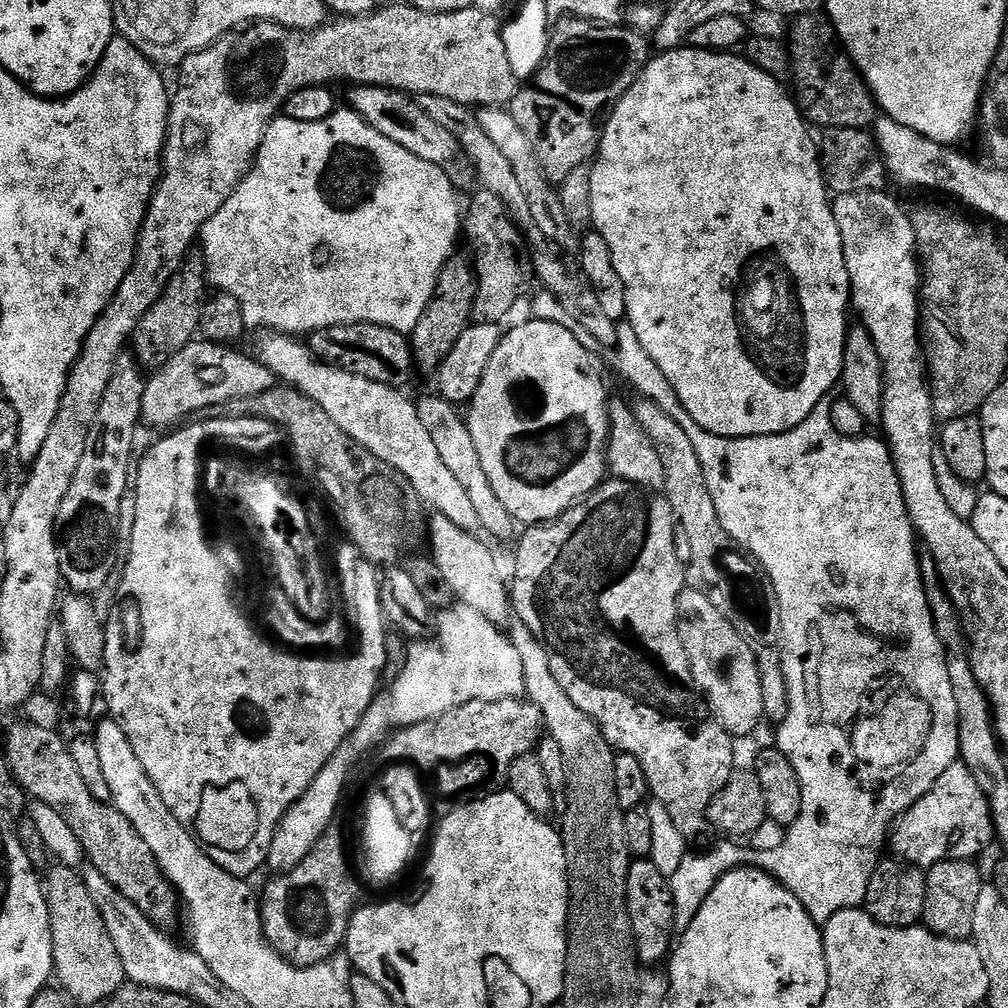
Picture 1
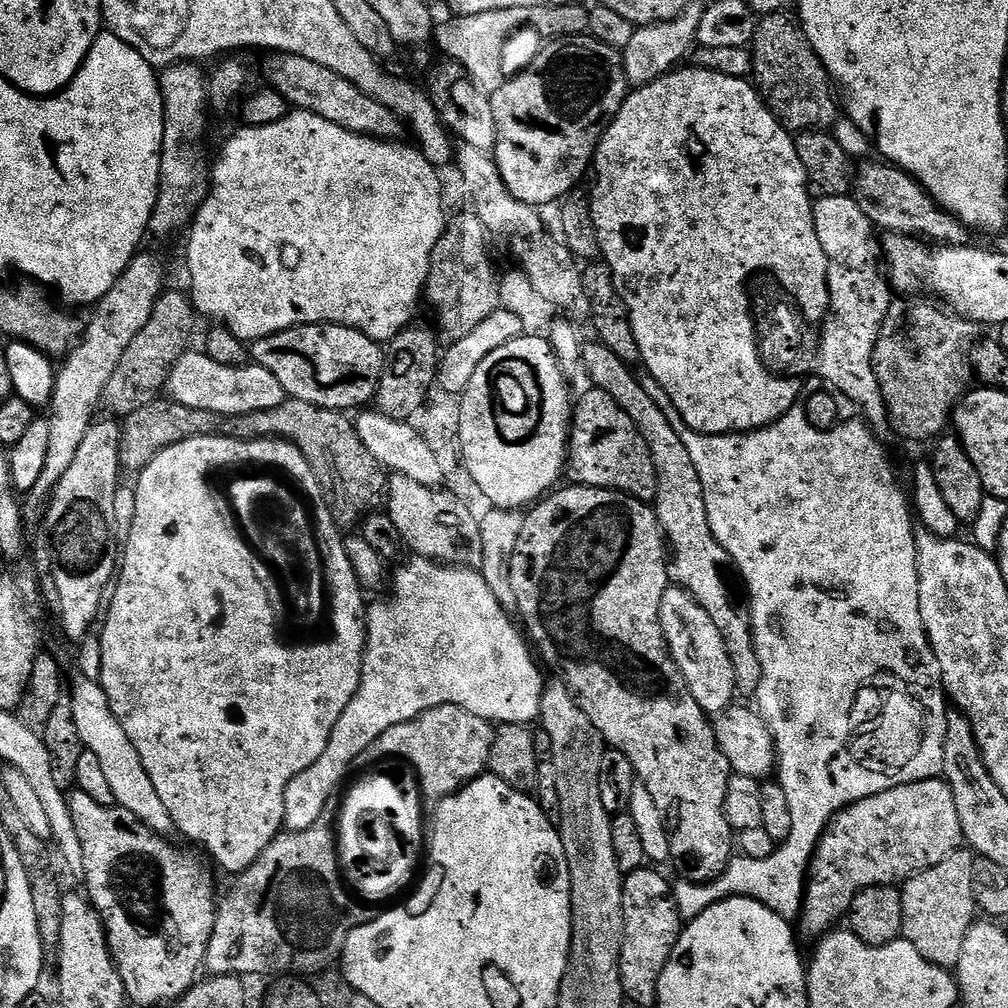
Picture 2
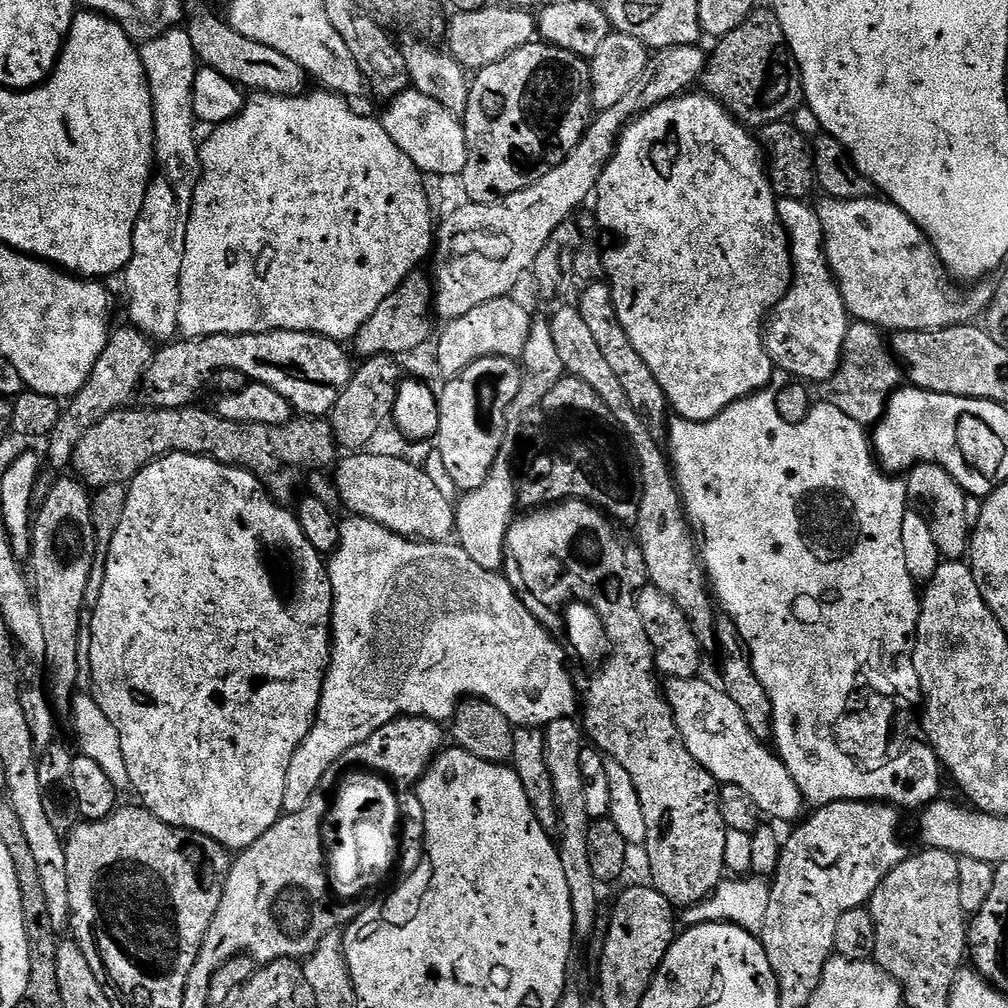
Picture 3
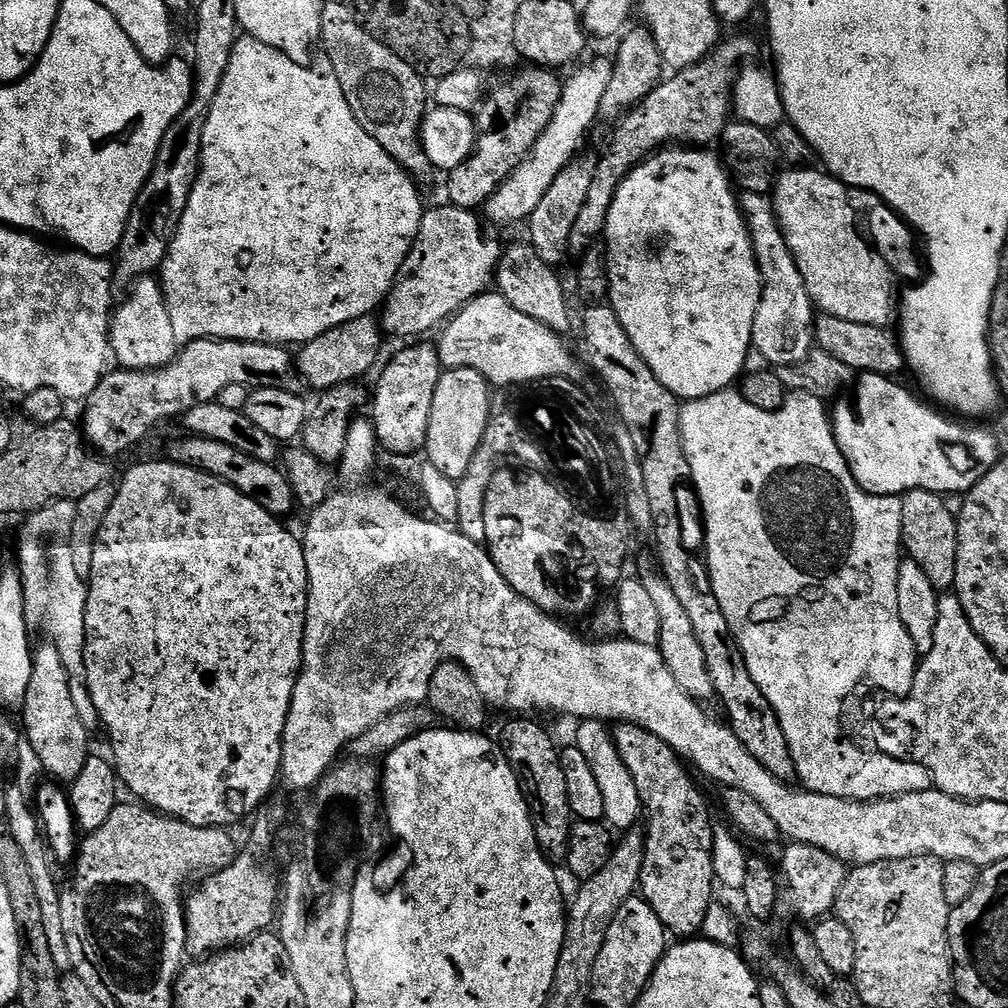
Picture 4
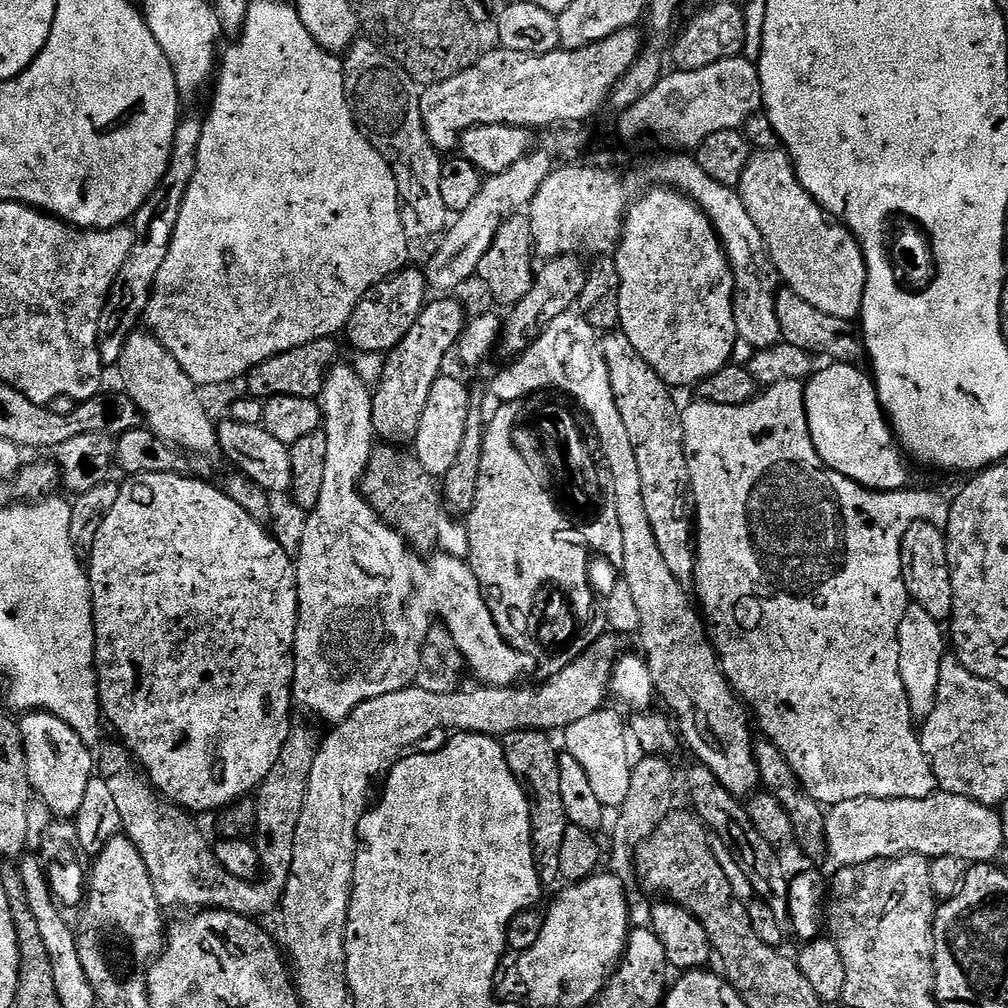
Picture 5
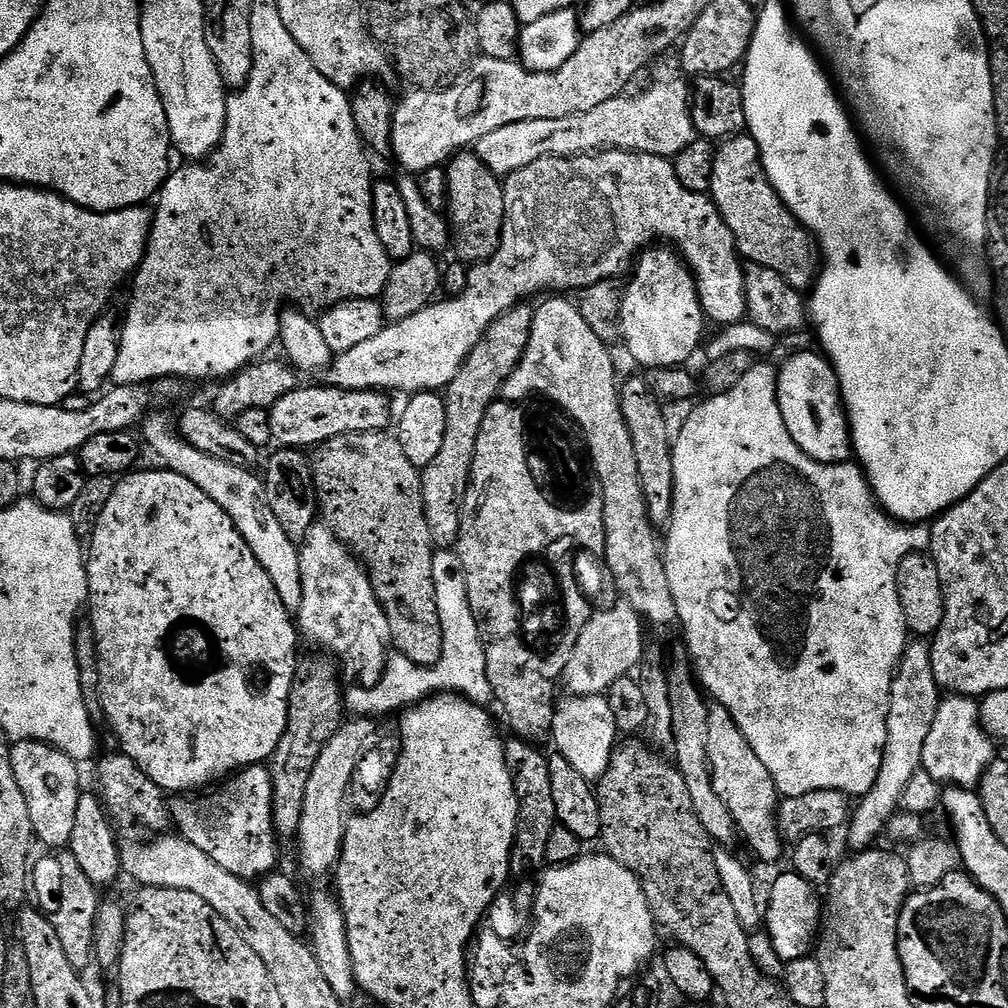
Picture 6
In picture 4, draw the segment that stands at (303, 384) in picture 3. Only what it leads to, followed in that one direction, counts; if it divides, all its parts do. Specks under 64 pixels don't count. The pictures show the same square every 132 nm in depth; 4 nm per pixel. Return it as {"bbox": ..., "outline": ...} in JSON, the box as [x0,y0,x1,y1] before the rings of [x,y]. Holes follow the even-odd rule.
{"bbox":[82,339,302,460],"outline":[[[205,339],[191,342],[183,347],[183,350],[177,355],[177,359],[172,361],[167,368],[155,369],[155,370],[116,370],[109,372],[104,376],[99,386],[95,388],[94,394],[89,396],[86,402],[86,414],[84,416],[84,424],[82,423],[82,432],[85,437],[85,441],[102,457],[107,460],[115,460],[114,458],[122,457],[126,452],[130,451],[136,444],[146,439],[150,432],[160,423],[174,418],[181,417],[190,409],[194,409],[199,404],[204,404],[212,401],[217,401],[224,389],[228,386],[244,386],[251,390],[259,390],[262,388],[277,388],[278,390],[286,390],[287,392],[299,393],[301,391],[300,384],[302,385],[302,377],[298,371],[297,361],[294,359],[287,347],[279,346],[277,344],[258,344],[250,341],[238,341],[238,340],[217,340],[217,339]]]}

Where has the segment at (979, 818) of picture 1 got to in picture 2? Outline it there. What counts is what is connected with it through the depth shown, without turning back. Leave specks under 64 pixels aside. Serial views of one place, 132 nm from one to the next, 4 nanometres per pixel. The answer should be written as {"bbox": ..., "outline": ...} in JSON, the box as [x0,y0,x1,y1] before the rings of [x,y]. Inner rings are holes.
{"bbox":[802,778,966,934],"outline":[[[943,778],[937,780],[924,780],[921,784],[912,784],[909,788],[904,788],[901,792],[892,792],[892,790],[885,790],[881,796],[871,796],[865,800],[858,801],[857,804],[852,804],[849,808],[845,808],[833,819],[829,829],[824,833],[824,837],[820,840],[820,846],[816,849],[815,857],[810,865],[810,879],[806,884],[806,891],[804,893],[804,903],[802,905],[803,919],[808,919],[808,924],[812,928],[817,928],[820,934],[827,933],[833,927],[832,924],[836,919],[843,917],[845,913],[852,907],[852,899],[854,899],[860,891],[864,888],[886,888],[889,886],[900,886],[905,882],[913,880],[918,874],[922,874],[926,870],[930,870],[953,859],[957,854],[956,851],[961,847],[965,847],[966,841],[964,838],[964,831],[962,830],[962,822],[958,818],[958,806],[954,802],[954,794],[950,790],[948,781]]]}

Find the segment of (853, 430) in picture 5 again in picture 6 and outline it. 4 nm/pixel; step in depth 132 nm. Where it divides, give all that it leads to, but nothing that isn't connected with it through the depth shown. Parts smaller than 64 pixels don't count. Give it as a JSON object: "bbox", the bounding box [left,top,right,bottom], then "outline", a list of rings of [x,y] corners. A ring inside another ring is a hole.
{"bbox":[776,352,854,464],"outline":[[[800,352],[797,356],[790,357],[784,365],[782,363],[779,365],[776,374],[778,406],[782,410],[786,430],[790,430],[790,438],[798,442],[798,446],[806,455],[823,464],[847,464],[853,459],[854,453],[852,429],[848,426],[848,413],[844,411],[844,399],[840,393],[840,379],[836,367],[832,365],[827,355],[816,352]]]}

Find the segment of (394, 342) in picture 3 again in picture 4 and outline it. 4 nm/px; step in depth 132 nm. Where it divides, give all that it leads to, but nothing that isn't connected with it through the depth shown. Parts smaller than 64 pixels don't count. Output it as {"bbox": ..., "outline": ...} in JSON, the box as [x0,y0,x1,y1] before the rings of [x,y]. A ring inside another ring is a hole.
{"bbox":[298,316,385,390],"outline":[[[363,316],[354,322],[326,333],[322,338],[303,345],[298,352],[298,371],[305,381],[308,380],[319,390],[337,388],[343,384],[363,381],[363,376],[380,360],[380,347],[385,337],[379,323],[372,316]]]}

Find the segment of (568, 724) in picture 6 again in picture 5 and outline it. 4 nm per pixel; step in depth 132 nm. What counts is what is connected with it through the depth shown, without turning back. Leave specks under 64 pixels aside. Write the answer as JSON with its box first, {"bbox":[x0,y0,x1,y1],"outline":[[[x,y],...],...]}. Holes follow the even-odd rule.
{"bbox":[563,710,633,810],"outline":[[[601,710],[574,722],[569,728],[563,729],[563,747],[586,770],[586,778],[590,778],[590,786],[602,802],[605,809],[619,810],[626,802],[630,789],[630,778],[633,761],[628,761],[628,744],[630,736],[626,731],[626,720],[616,712]]]}

